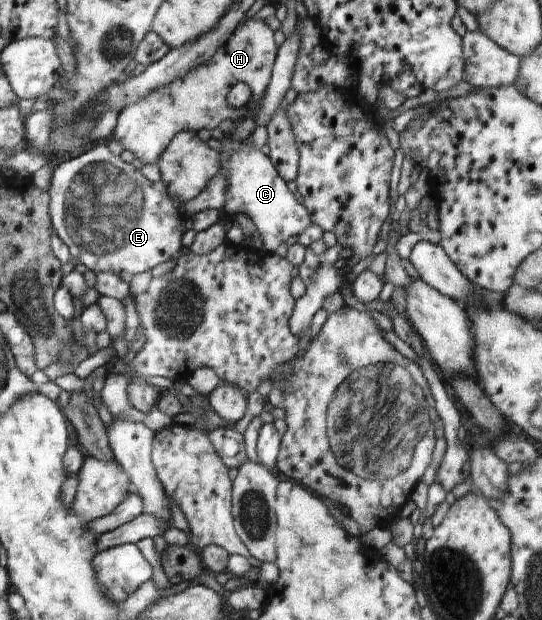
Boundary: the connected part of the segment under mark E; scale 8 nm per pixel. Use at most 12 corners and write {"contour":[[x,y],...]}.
{"contour":[[105,141],[58,165],[71,261],[130,283],[186,250],[182,213]]}

